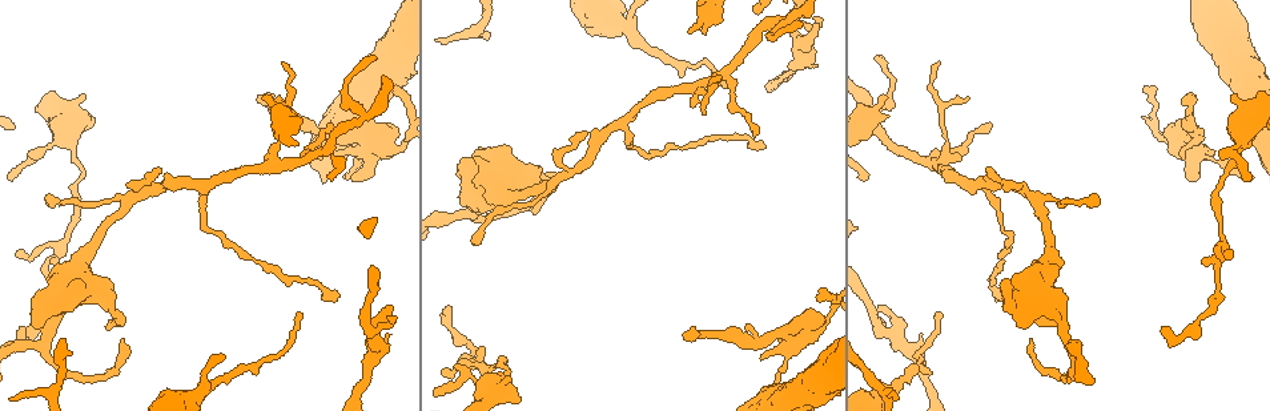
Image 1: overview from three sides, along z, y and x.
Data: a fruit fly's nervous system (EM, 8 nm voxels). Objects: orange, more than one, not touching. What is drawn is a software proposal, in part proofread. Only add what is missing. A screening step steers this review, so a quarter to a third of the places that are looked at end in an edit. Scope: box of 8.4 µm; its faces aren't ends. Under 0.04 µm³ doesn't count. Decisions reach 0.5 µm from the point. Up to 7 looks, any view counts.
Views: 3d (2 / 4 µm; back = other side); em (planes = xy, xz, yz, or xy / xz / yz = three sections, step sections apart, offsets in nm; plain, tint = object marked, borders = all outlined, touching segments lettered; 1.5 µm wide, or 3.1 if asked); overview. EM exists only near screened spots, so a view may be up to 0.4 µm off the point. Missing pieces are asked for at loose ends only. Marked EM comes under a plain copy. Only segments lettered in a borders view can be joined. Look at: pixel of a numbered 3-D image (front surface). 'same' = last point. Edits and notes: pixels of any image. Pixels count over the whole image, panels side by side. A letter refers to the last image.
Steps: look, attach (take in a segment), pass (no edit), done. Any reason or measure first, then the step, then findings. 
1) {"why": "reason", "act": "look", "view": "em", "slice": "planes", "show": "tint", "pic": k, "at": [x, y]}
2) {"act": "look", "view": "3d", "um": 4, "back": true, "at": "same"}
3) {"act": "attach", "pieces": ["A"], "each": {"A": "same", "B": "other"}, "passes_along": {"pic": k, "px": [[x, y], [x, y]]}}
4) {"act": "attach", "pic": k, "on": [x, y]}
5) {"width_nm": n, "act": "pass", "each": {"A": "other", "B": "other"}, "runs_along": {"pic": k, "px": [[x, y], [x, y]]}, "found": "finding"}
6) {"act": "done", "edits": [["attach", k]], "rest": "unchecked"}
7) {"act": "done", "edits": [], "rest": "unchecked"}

{"why": "thin end", "act": "look", "view": "em", "slice": "planes", "show": "borders", "pic": 1, "at": [1153, 87]}

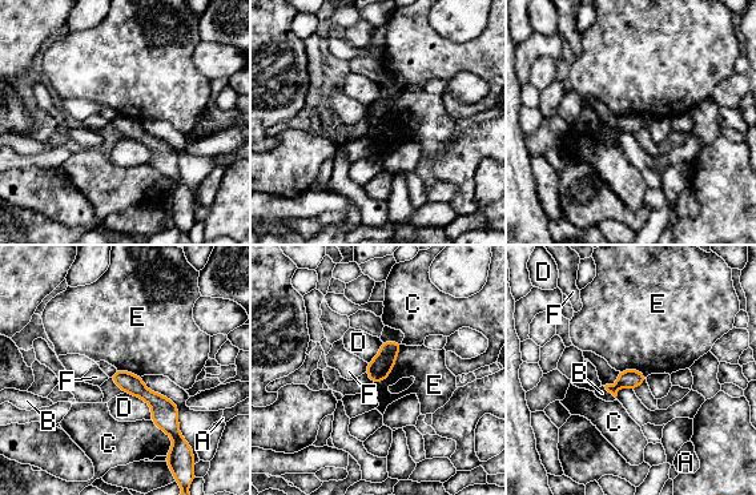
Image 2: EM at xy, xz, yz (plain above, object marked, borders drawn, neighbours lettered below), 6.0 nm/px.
{"longest_contact_nm": ["E", 300], "act": "pass", "each": {"A": "other", "B": "other", "C": "other", "D": "other", "E": "other", "F": "other"}, "border": {"pic": 2, "px": [[402, 345], [390, 373], [373, 385]]}, "found": "none of them fits"}

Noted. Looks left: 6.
{"why": "free end", "act": "look", "view": "em", "slice": "xz", "step": 4, "show": "tint", "pic": 1, "at": [1233, 100]}

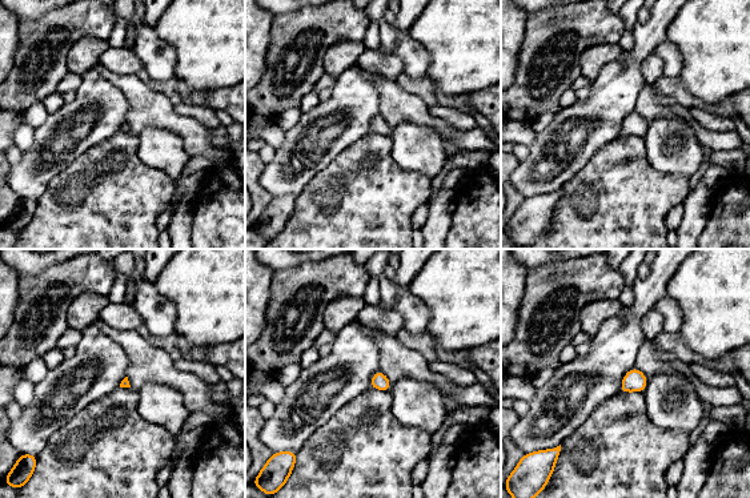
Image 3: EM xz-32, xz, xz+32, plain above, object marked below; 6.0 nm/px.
{"act": "look", "view": "em", "slice": "planes", "show": "borders", "at": "same"}

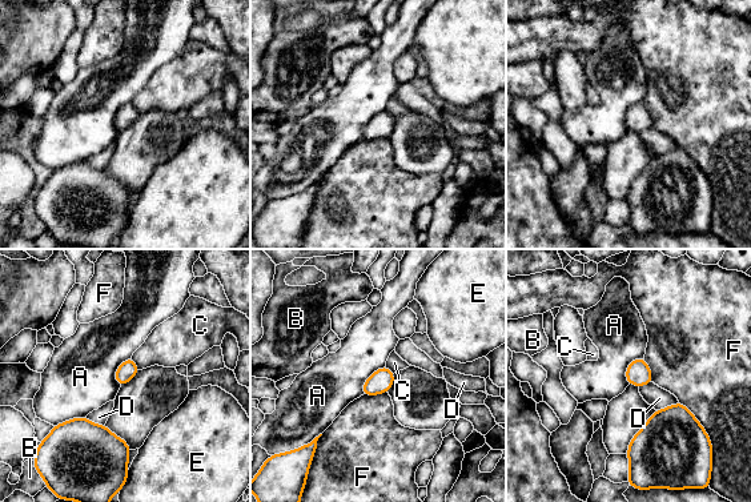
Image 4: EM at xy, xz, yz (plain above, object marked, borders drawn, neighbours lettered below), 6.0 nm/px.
{"longest_contact_nm": ["F", 260], "act": "pass", "each": {"A": "other", "B": "other", "C": "other", "D": "other", "E": "other", "F": "other"}, "border": {"pic": 4, "px": [[643, 357], [626, 368], [627, 384]]}, "found": "none of them fits"}

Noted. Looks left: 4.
{"why": "branch stops here", "act": "look", "view": "em", "slice": "yz", "step": 4, "show": "tint", "pic": 1, "at": [258, 95]}

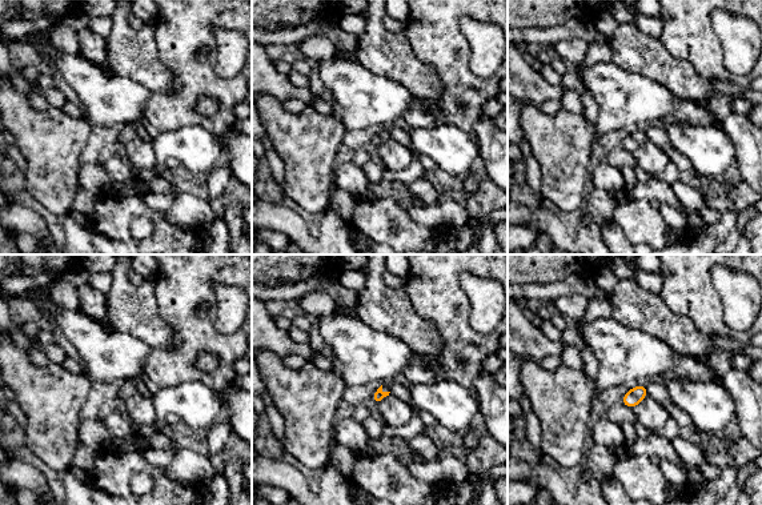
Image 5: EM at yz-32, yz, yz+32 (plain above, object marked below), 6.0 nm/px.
{"act": "look", "view": "em", "slice": "planes", "show": "borders", "at": "same"}

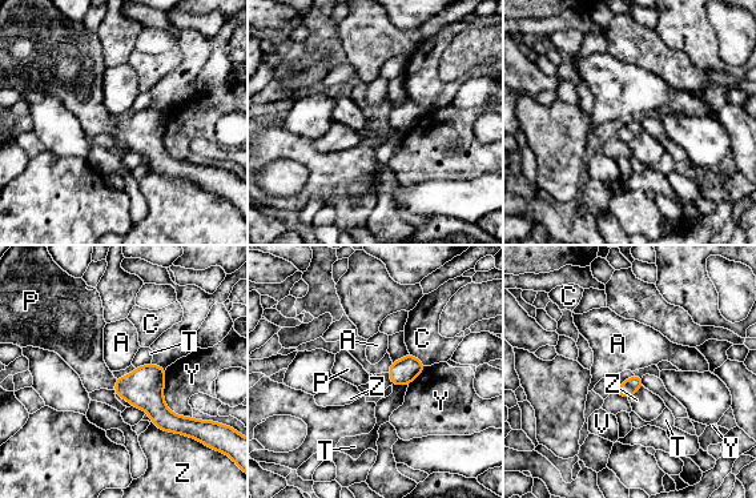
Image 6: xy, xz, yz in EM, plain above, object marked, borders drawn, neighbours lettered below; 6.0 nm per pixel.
{"act": "attach", "pic": 6, "on": [85, 356], "each": {"A": "other", "C": "other", "P": "same", "T": "other", "V": "other", "Y": "other", "Z": "other"}, "passes_along": {"pic": 6, "px": [[144, 388], [116, 384], [85, 356]]}, "found": "the neuron continues"}

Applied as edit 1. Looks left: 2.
{"act": "done", "edits": [["attach", 6]], "rest": "unchecked"}

